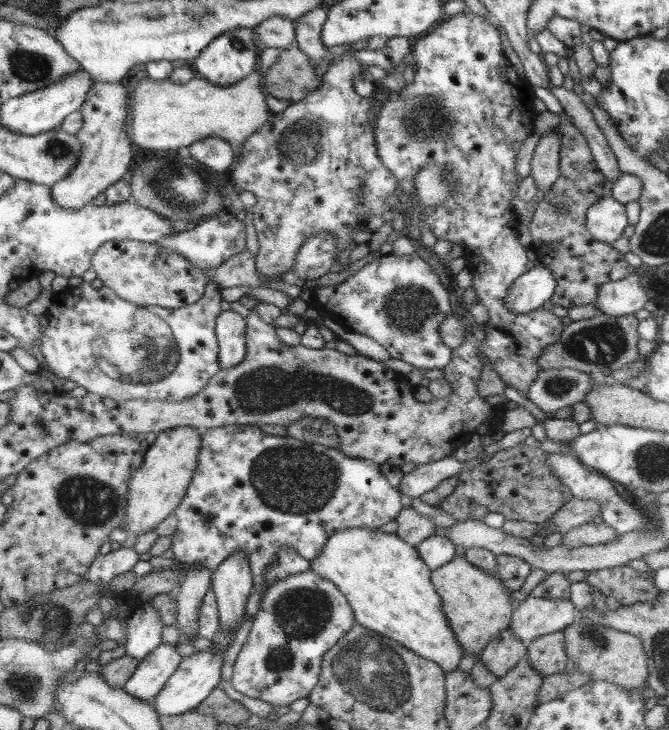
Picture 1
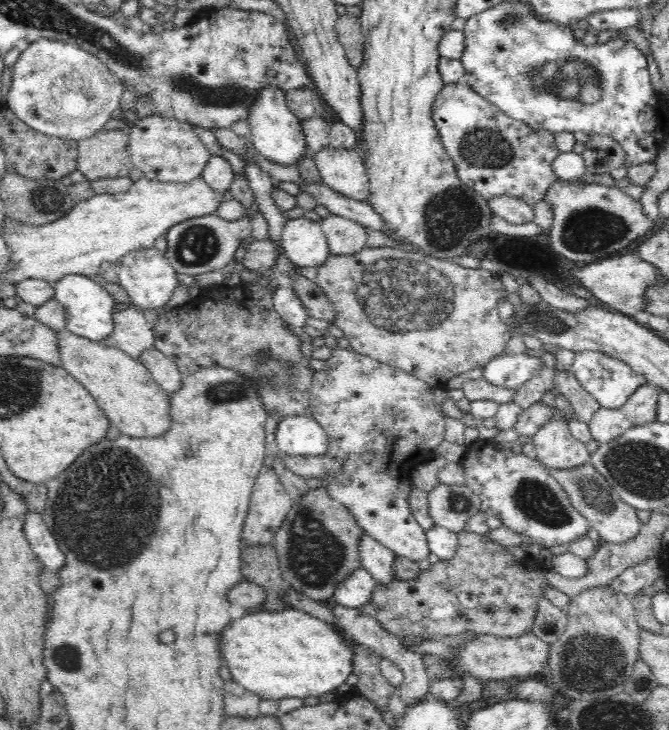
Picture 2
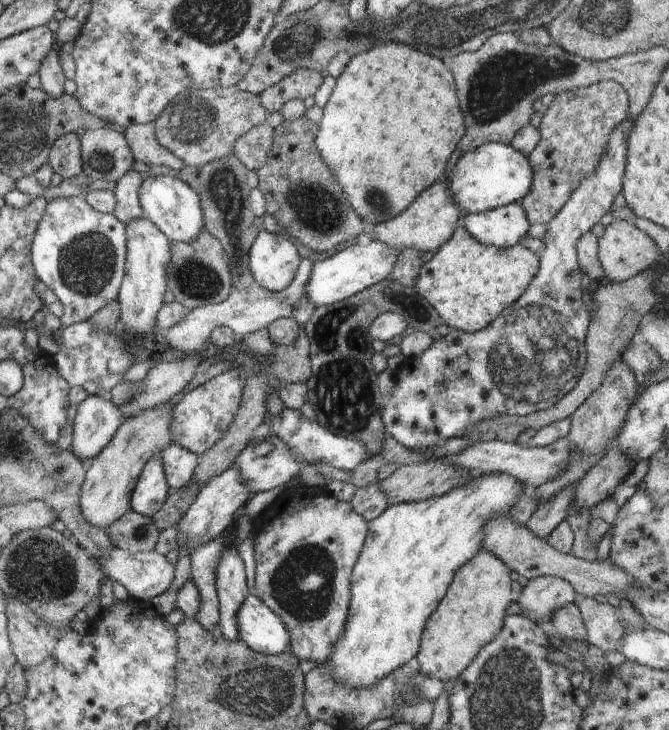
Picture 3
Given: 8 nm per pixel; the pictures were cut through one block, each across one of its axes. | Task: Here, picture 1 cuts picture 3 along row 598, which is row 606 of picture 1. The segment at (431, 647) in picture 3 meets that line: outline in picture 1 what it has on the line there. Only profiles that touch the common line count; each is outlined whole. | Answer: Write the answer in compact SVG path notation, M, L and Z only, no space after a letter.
M455 556L445 566L431 570L431 584L441 598L443 614L449 620L449 628L457 636L455 640L463 648L463 656L475 654L479 660L489 640L495 634L507 630L511 624L511 612L515 608L509 598L511 592L505 588L495 572L483 572L481 568L469 564L463 556Z

